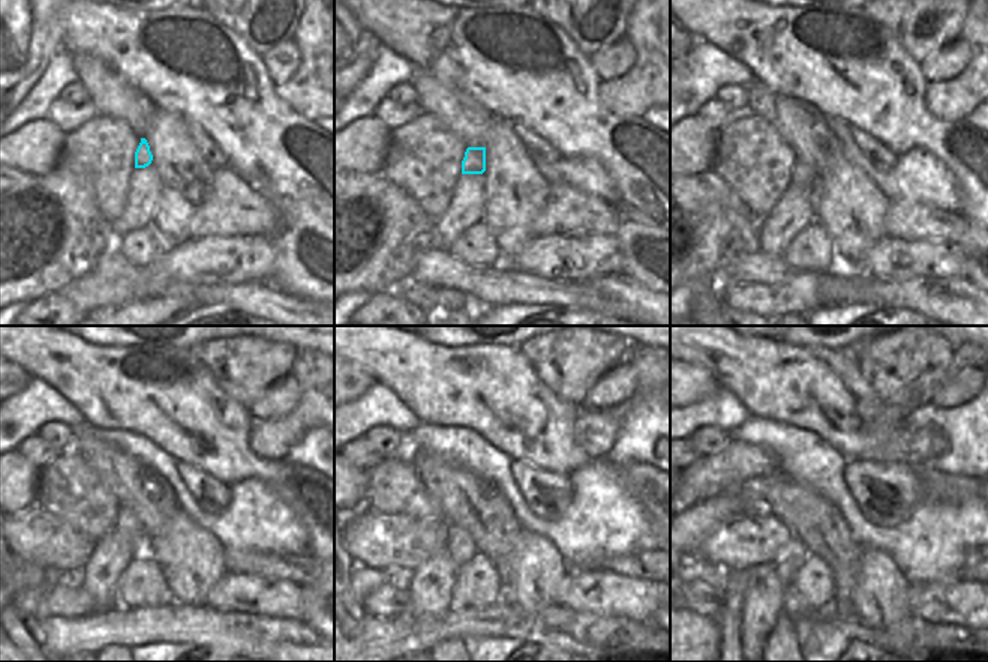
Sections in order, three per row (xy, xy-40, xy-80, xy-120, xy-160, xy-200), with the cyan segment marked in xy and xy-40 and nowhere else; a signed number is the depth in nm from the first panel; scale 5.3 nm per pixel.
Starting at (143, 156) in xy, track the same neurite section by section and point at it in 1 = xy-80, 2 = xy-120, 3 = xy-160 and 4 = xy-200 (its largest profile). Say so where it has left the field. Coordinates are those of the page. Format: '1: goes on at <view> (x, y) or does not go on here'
1: goes on at xy-80 (804, 176)
2: goes on at xy-120 (126, 524)
3: goes on at xy-160 (461, 547)
4: goes on at xy-200 (795, 553)

